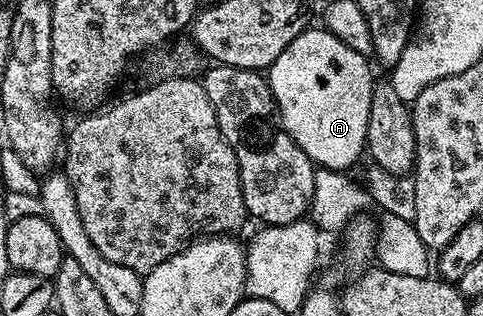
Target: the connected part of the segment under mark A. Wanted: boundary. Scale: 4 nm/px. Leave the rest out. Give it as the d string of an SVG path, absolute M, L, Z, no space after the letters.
M307 28L306 31L303 32L300 36L296 36L296 40L292 40L292 44L288 44L288 48L284 48L284 52L280 52L280 56L276 56L276 60L268 67L268 81L270 83L270 91L274 93L274 105L276 107L277 117L280 119L280 125L283 130L288 132L288 136L292 136L292 140L296 140L296 144L300 144L300 148L303 152L310 157L315 164L315 167L322 167L324 169L330 170L339 170L339 171L349 171L349 166L353 164L354 161L357 160L358 157L363 157L365 148L366 148L366 133L368 132L368 108L372 104L372 92L374 91L374 83L376 81L375 75L370 75L370 62L364 56L360 56L360 52L352 52L352 48L348 48L348 44L344 44L344 40L336 40L336 36L332 36L332 32L328 32L324 28L317 28L318 30L314 30L315 28Z

